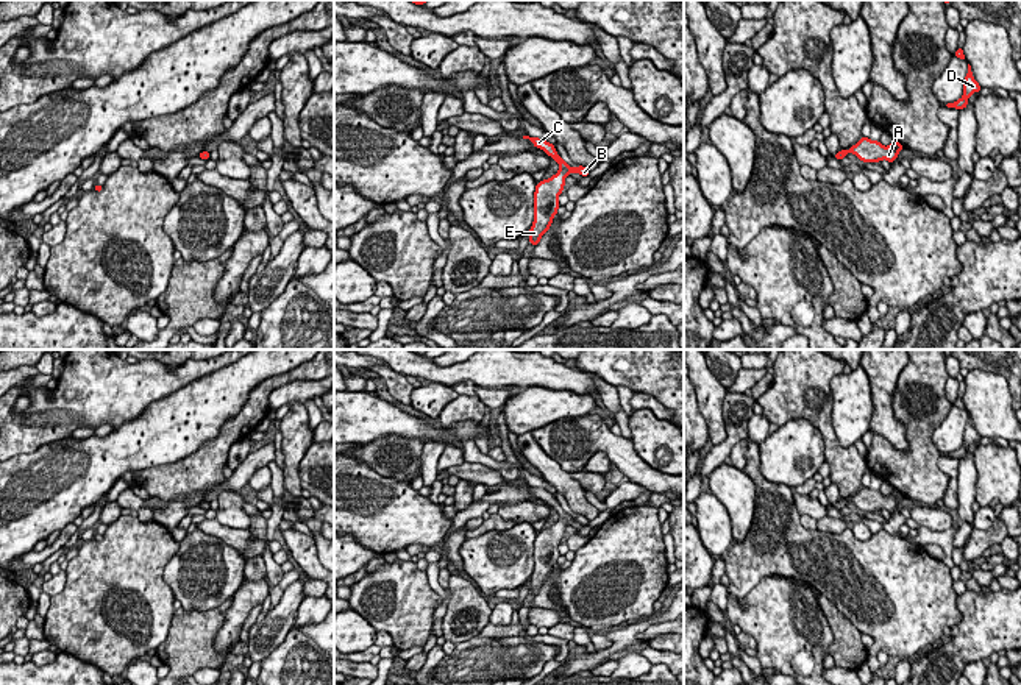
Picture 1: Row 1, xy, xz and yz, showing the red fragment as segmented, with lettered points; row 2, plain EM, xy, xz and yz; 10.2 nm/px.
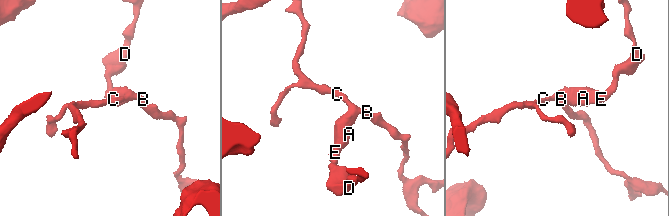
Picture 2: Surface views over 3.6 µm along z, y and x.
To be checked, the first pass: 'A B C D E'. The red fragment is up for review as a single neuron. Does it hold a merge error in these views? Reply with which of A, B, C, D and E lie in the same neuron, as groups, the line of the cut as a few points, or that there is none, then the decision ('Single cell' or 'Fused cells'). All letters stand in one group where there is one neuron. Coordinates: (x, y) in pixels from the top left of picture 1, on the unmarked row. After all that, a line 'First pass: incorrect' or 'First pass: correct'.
Groups: A B C D E. No split. Single cell
First pass: correct

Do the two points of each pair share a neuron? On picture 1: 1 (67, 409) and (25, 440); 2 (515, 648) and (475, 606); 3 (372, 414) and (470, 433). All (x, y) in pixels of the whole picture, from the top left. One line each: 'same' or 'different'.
1: same
2: different
3: same

